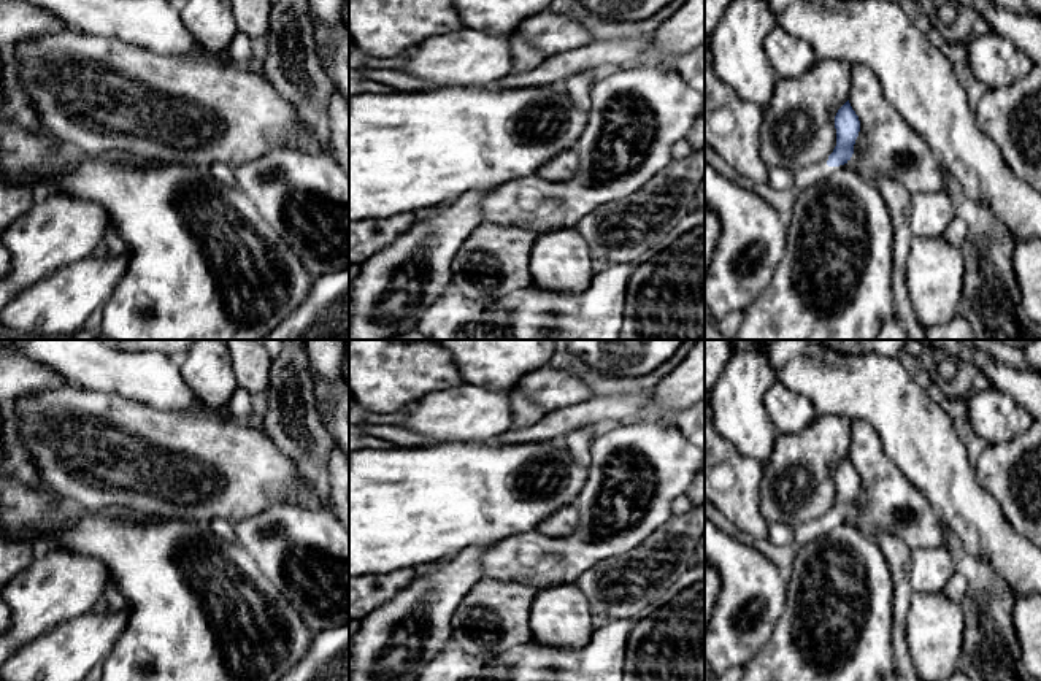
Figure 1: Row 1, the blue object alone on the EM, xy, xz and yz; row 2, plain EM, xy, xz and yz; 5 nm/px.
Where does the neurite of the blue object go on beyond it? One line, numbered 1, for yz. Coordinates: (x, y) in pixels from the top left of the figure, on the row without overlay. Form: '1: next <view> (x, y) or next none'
1: next yz (803, 534)

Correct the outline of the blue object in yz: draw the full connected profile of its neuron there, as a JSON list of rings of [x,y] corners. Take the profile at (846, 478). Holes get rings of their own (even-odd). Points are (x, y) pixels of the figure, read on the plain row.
[[[849,456],[835,471],[836,502],[833,508],[819,519],[793,529],[793,548],[800,548],[812,540],[827,535],[833,527],[847,519],[854,510],[854,500],[860,487],[860,476]]]

